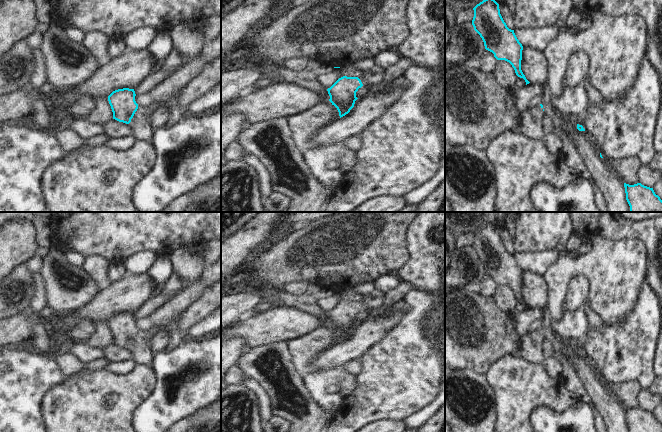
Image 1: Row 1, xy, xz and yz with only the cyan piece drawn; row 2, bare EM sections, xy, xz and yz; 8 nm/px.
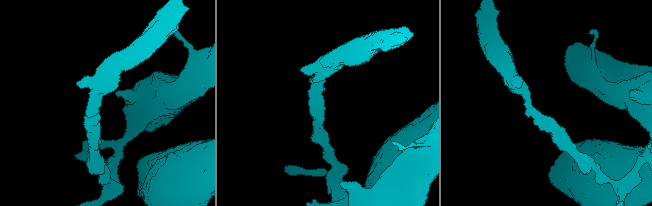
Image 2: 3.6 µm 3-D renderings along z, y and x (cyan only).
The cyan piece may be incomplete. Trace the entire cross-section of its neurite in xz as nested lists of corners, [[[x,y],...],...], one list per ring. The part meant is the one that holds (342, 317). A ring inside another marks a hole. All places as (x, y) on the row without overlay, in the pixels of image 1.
[[[373,289],[361,295],[359,302],[343,300],[328,312],[329,325],[337,332],[340,342],[348,338],[354,331],[355,325],[358,323],[356,316],[359,312],[378,309],[383,305],[383,301],[384,294],[377,289]]]

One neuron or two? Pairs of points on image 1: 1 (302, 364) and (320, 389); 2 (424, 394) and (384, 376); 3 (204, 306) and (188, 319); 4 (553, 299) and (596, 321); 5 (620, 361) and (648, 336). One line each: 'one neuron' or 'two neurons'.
1: two neurons
2: one neuron
3: one neuron
4: two neurons
5: one neuron

